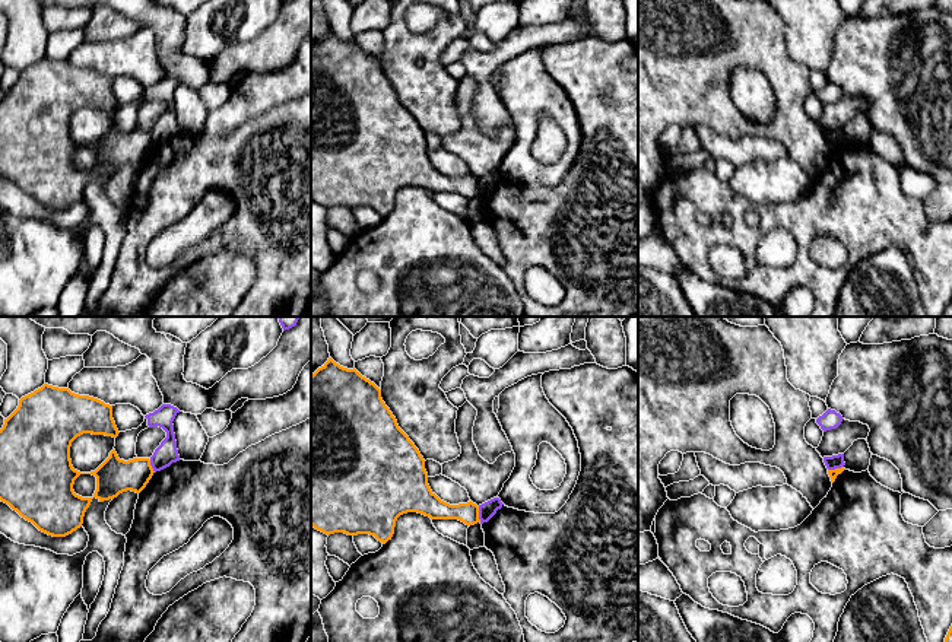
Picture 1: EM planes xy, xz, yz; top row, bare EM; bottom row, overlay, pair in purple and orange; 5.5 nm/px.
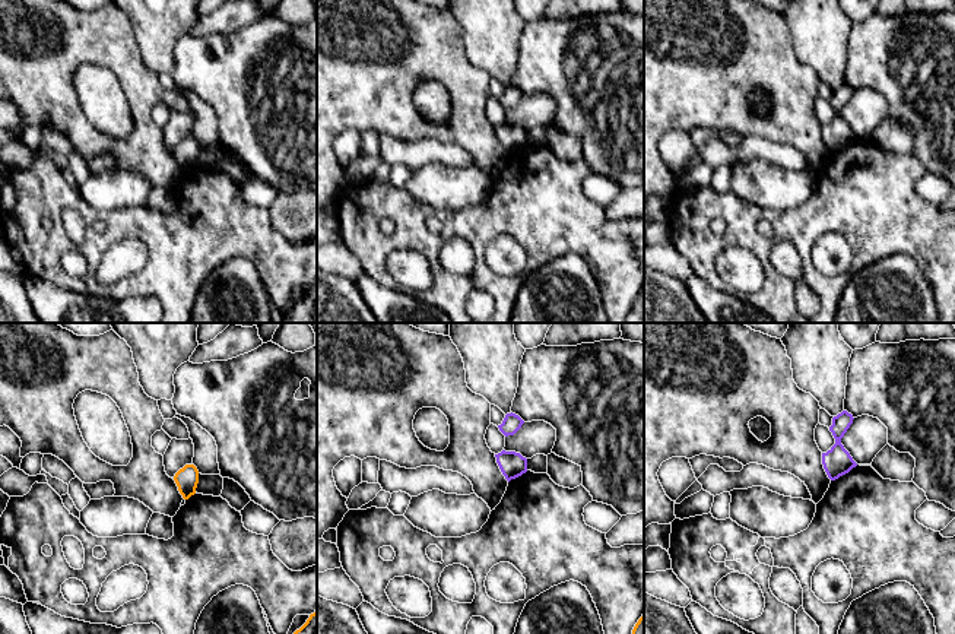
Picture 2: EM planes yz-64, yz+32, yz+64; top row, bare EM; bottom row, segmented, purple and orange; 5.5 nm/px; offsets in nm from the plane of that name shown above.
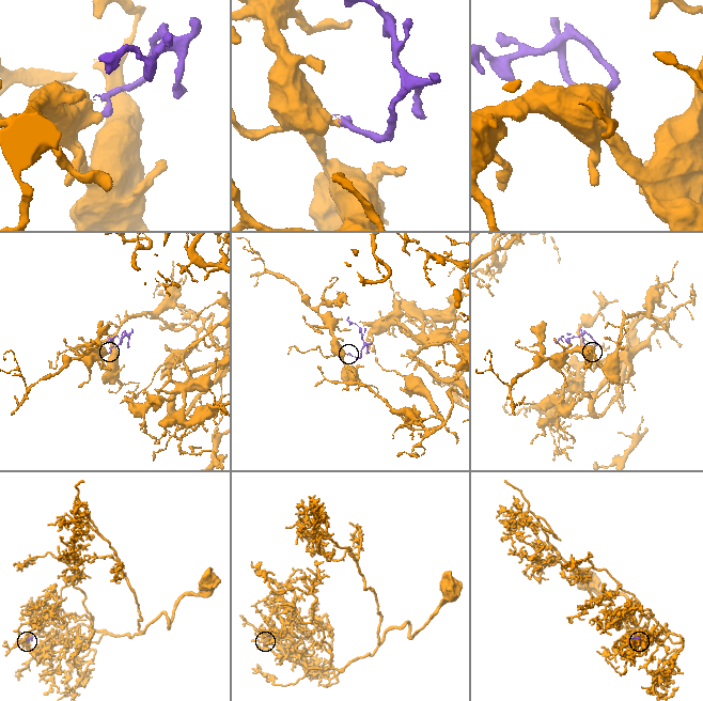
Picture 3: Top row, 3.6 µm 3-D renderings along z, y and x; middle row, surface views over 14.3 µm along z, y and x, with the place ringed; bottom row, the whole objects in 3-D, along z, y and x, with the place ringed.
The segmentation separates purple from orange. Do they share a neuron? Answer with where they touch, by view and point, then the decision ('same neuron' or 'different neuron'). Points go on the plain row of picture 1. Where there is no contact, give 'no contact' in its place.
contact xz (479, 187); different neuron

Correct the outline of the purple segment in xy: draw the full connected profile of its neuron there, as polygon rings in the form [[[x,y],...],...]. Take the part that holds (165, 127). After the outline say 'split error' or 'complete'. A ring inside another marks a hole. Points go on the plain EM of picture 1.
[[[162,77],[153,86],[145,89],[145,95],[137,101],[126,105],[120,105],[115,111],[115,125],[120,133],[128,134],[137,131],[136,128],[136,115],[137,109],[142,104],[147,101],[159,99],[166,105],[166,111],[161,115],[161,118],[155,123],[150,130],[150,139],[153,144],[161,144],[169,140],[172,136],[180,134],[177,114],[174,107],[174,92],[180,86],[180,83],[171,77]]] | split error

